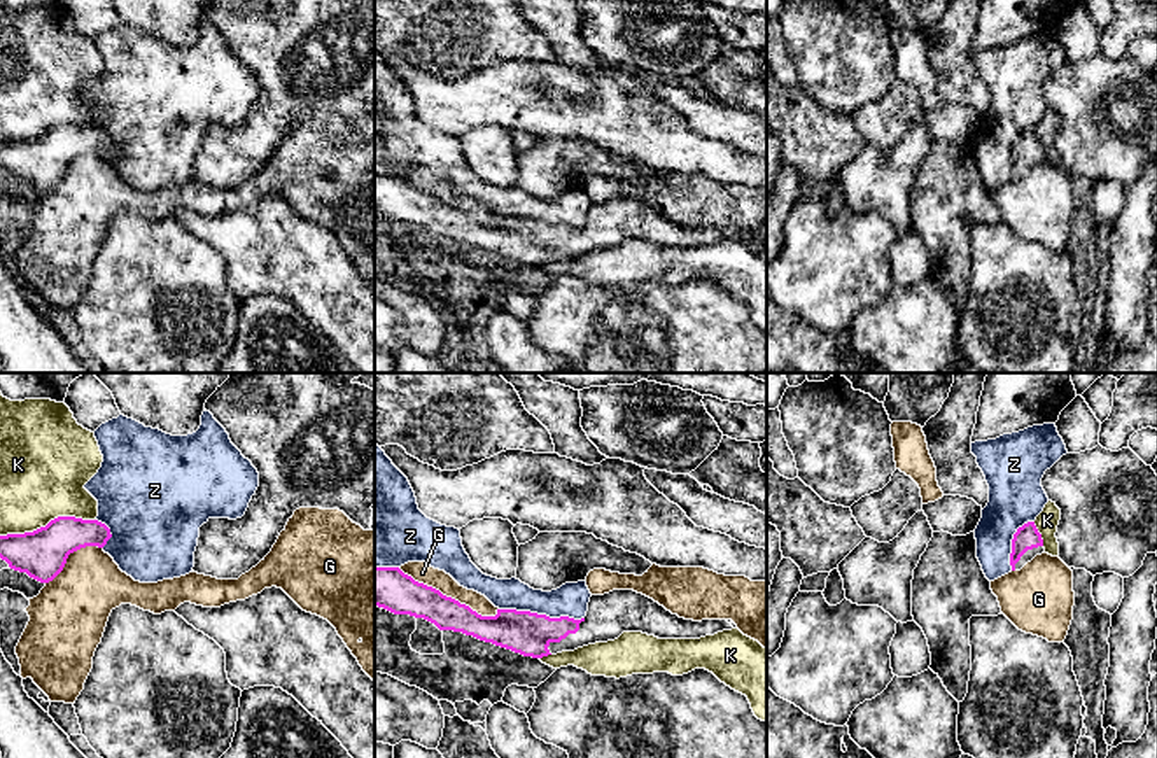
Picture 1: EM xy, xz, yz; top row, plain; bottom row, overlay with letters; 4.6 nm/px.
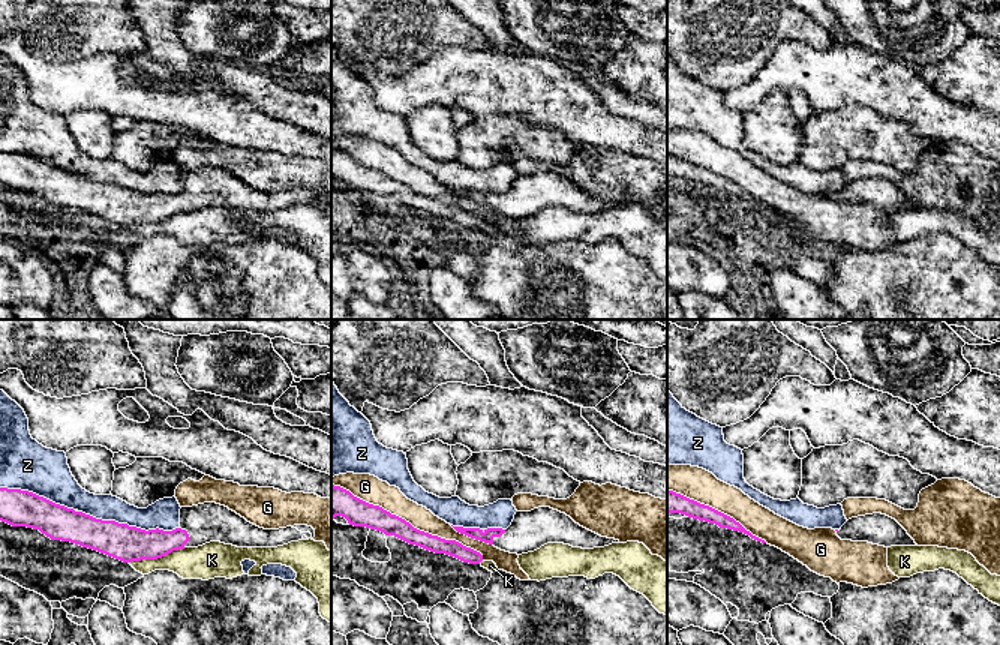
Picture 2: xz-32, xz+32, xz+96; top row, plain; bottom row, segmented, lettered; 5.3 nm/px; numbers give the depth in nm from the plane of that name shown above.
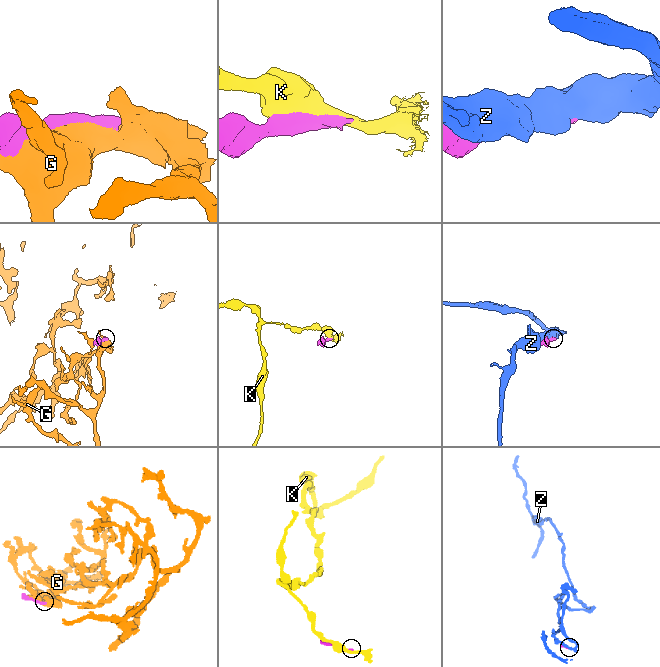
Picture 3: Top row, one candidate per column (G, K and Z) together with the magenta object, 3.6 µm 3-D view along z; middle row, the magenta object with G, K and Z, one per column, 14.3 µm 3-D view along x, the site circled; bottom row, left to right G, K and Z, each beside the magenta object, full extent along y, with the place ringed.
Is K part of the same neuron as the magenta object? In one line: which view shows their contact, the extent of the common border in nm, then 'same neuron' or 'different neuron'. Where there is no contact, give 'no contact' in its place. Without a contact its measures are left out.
meets magenta in xy; contact 440 nm long; different neuron

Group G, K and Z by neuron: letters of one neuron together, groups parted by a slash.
G / K / Z

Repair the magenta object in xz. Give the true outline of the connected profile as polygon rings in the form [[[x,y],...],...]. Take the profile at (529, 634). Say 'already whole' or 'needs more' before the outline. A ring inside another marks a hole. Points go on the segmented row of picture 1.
needs more | [[[375,567],[375,606],[394,614],[424,618],[439,630],[462,632],[532,658],[614,641],[623,632],[642,632],[658,639],[700,639],[733,628],[726,620],[679,618],[634,590],[592,595],[581,620],[516,609],[497,609],[495,616],[481,616],[439,590],[415,581],[399,567]]]

